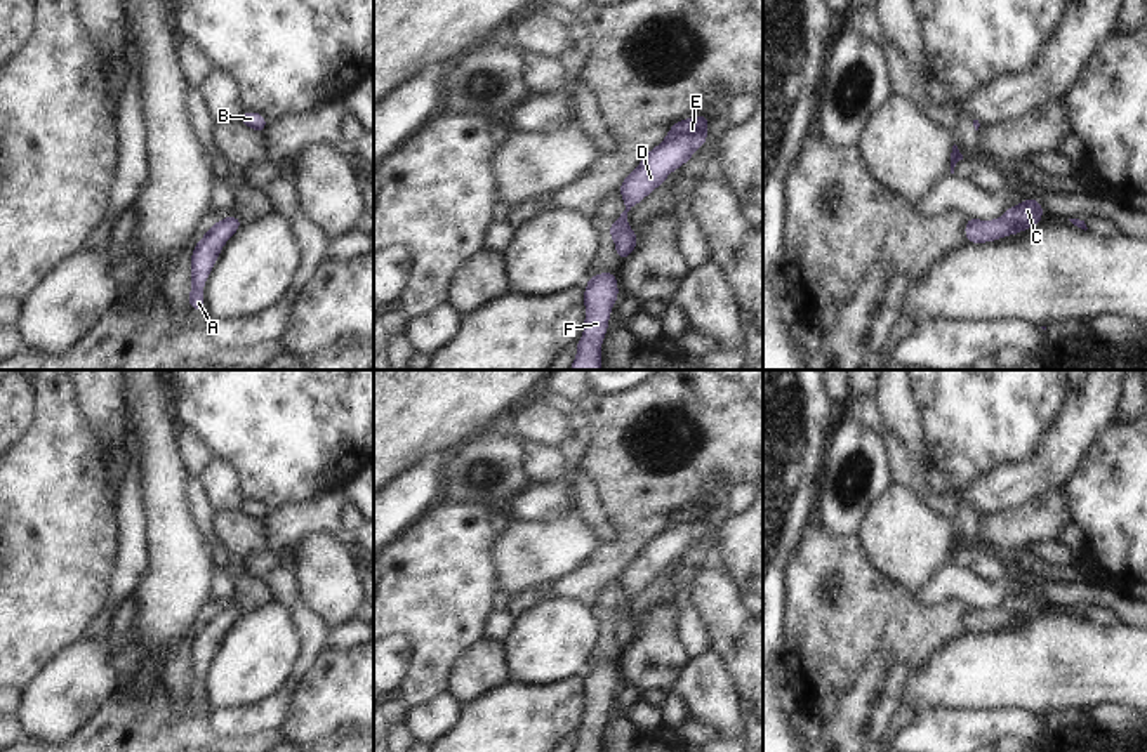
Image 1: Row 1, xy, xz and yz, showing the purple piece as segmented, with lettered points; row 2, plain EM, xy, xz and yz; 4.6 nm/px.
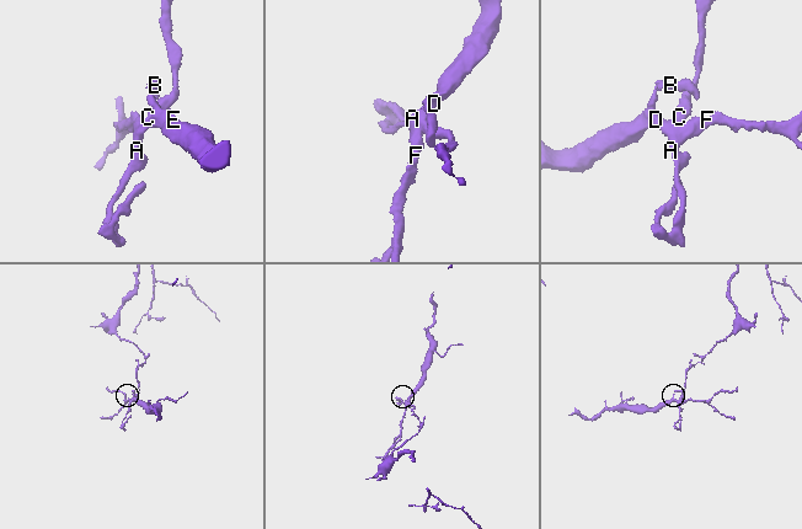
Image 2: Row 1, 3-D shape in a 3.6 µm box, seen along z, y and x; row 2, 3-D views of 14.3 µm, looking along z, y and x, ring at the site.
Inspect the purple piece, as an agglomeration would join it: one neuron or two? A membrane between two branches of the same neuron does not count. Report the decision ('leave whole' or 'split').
split

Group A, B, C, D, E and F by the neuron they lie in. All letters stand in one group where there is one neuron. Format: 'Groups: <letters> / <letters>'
Groups: A B D E F / C.

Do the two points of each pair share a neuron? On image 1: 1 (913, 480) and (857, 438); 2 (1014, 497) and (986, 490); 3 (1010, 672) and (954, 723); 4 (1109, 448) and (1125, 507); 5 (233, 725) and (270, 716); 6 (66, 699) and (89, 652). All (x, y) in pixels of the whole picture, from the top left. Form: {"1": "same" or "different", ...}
{"1": "different", "2": "same", "3": "different", "4": "same", "5": "same", "6": "same"}

